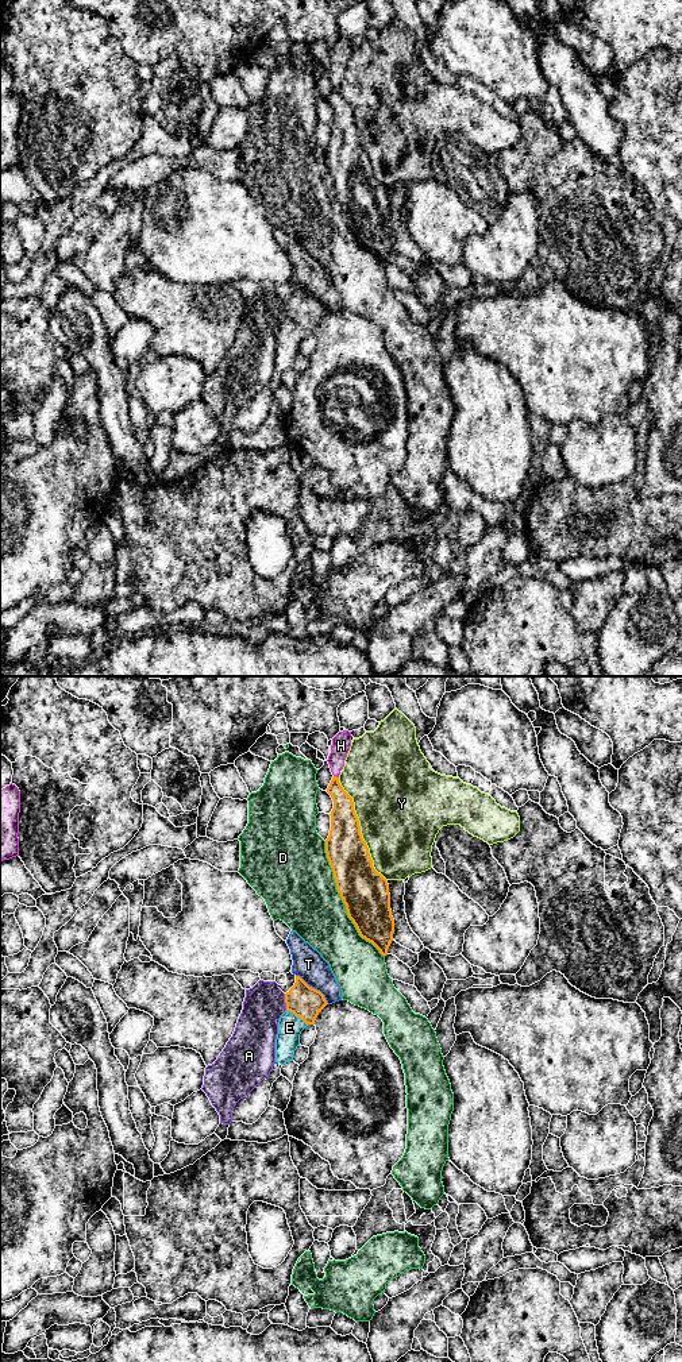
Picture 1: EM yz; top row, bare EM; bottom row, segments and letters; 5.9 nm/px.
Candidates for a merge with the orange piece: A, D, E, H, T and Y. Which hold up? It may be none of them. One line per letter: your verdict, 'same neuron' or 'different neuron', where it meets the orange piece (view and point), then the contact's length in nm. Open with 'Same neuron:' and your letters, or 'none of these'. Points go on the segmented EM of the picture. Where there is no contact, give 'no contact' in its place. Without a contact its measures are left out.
Same neuron: E
A: different neuron; contact yz (285, 1002); length 100 nm
D: different neuron; contact yz (342, 899); length 750 nm
E: same neuron; contact yz (297, 1015); length 160 nm
H: different neuron; contact yz (335, 776); length 40 nm
T: different neuron; contact yz (313, 988); length 260 nm
Y: different neuron; contact yz (359, 829); length 700 nm

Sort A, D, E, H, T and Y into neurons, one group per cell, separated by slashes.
A / D / E / H / T / Y

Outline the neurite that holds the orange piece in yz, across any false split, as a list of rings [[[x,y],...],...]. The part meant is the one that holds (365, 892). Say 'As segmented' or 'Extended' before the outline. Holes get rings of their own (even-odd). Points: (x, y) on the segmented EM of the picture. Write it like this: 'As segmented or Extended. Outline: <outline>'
As segmented. Outline: [[[332,778],[327,792],[334,809],[325,853],[336,890],[359,935],[386,956],[394,933],[388,880],[373,867],[352,798],[343,790],[339,778]]]

